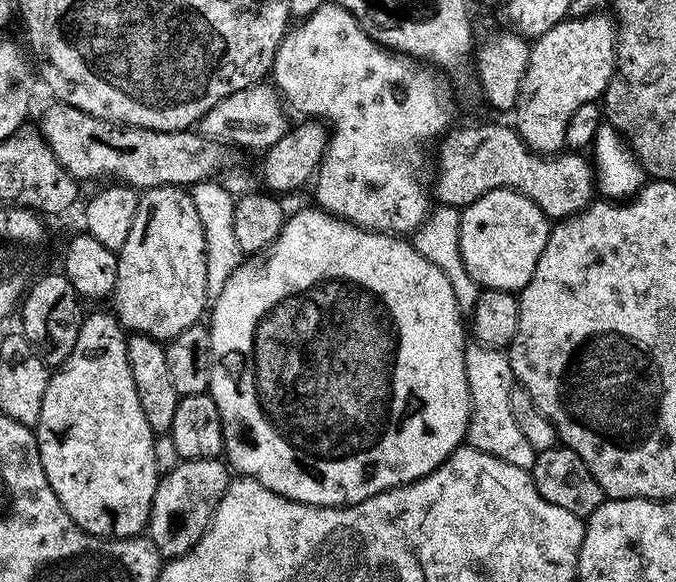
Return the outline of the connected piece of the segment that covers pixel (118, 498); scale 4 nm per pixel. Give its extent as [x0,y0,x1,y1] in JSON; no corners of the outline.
[34,311,162,540]

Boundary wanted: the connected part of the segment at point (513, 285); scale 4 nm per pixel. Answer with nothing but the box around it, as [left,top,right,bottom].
[458,188,550,293]

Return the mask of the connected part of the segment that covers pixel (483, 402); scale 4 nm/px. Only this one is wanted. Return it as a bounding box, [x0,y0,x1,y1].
[464,342,538,470]

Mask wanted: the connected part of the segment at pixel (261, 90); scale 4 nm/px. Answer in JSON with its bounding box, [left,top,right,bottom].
[198,82,290,150]

